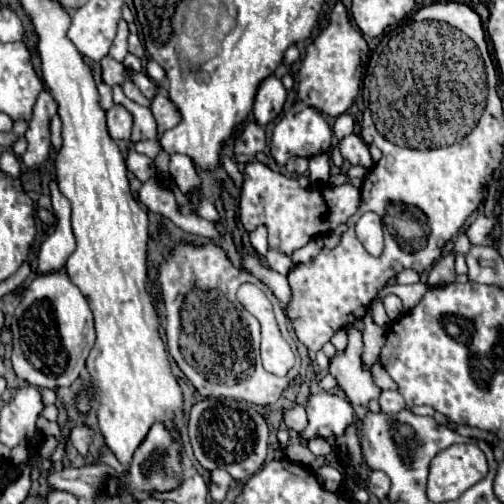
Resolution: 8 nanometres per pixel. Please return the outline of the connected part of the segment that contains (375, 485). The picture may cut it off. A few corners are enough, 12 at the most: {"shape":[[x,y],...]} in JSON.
{"shape":[[371,472],[369,490],[379,498],[389,494],[385,472]]}

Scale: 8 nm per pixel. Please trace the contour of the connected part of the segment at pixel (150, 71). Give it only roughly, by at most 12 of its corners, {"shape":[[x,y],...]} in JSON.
{"shape":[[151,59],[146,65],[146,73],[156,83],[163,81],[166,73]]}

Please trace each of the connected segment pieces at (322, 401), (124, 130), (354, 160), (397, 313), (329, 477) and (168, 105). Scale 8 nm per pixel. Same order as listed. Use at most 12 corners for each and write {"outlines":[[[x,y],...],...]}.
{"outlines":[[[313,394],[305,438],[341,436],[355,424],[349,400]],[[125,106],[107,110],[113,140],[129,140],[133,116]],[[359,136],[343,138],[338,147],[353,166],[373,166],[369,148]],[[395,294],[383,298],[387,316],[395,322],[403,314],[403,304]],[[321,466],[317,478],[331,490],[341,490],[341,474],[331,466]],[[157,94],[151,112],[157,138],[179,124],[173,102]]]}

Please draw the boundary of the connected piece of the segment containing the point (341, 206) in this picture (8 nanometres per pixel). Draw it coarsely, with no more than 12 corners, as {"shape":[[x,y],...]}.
{"shape":[[249,162],[239,202],[245,232],[265,226],[291,256],[345,224],[359,188],[301,188]]}

